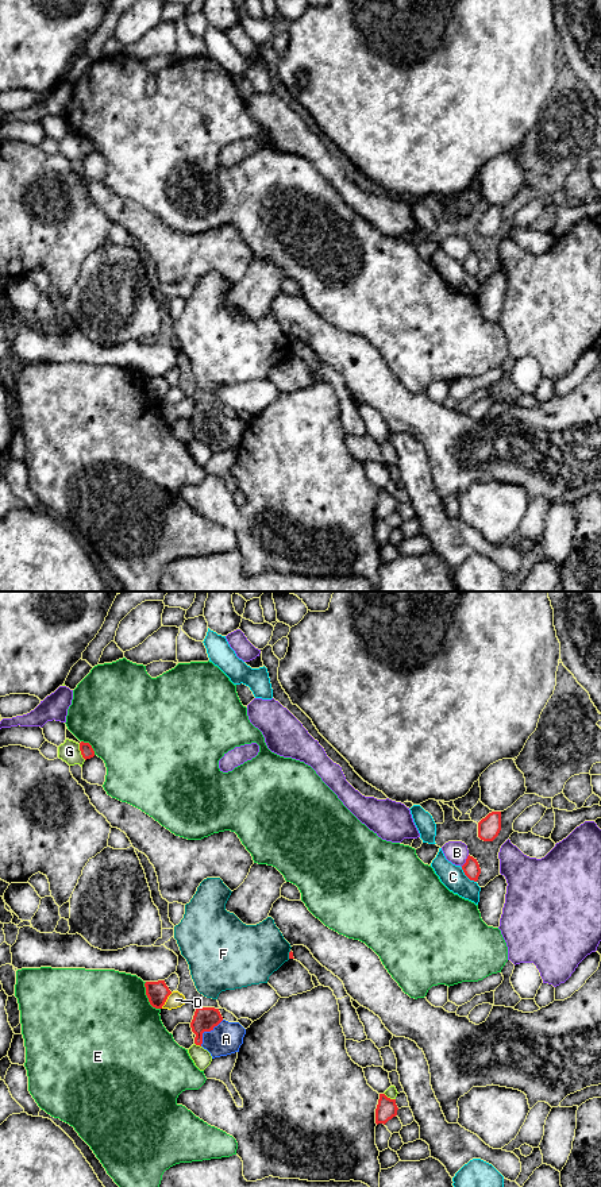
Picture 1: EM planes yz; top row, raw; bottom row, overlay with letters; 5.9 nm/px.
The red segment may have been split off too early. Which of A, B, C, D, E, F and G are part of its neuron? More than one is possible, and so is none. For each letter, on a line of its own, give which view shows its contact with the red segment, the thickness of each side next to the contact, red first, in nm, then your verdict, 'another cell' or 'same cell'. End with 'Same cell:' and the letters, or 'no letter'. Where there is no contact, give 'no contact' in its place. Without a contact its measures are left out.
A: contact in yz; calibres 140 and 190 nm; same cell
B: contact in yz; calibres 100 and 140 nm; another cell
C: contact in yz; calibres 100 and 140 nm; another cell
D: contact in yz; calibres 130 and 90 nm; another cell
E: contact in yz; calibres 130 and 500 nm; another cell
F: contact in yz; calibres 30 and 360 nm; another cell
G: contact in yz; calibres 80 and 120 nm; another cell
Same cell: A

